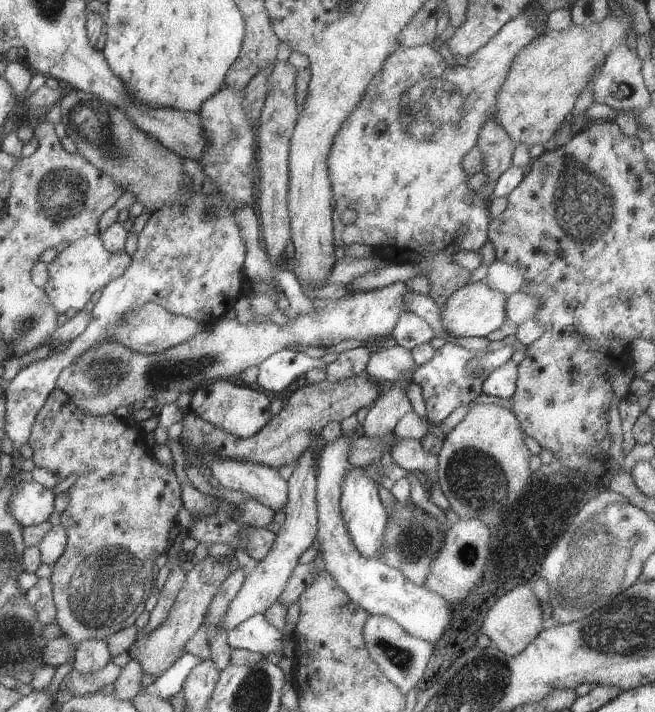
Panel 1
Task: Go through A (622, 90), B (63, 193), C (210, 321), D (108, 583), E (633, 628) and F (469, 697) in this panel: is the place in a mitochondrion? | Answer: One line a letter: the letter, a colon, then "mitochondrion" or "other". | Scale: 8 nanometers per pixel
A: mitochondrion
B: mitochondrion
C: other
D: mitochondrion
E: mitochondrion
F: mitochondrion

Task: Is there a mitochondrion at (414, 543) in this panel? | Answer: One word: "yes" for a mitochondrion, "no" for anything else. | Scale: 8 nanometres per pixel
yes

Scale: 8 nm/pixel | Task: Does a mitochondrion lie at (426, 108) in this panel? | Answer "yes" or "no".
yes

